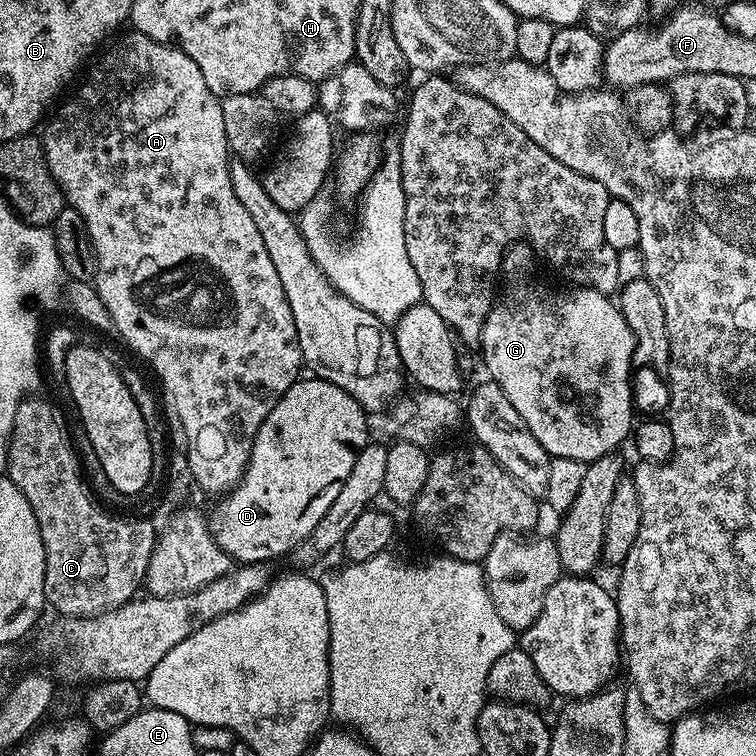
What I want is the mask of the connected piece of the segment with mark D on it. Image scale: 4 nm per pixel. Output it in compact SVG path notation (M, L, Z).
M301 378L297 380L296 383L290 386L290 390L286 390L284 397L274 406L274 410L270 410L270 414L266 414L266 422L262 422L258 434L254 437L254 446L250 450L250 458L243 478L240 479L239 484L231 492L227 493L217 503L221 504L213 510L212 516L210 512L212 536L218 542L218 546L222 546L222 550L226 550L226 554L231 556L233 561L240 564L263 564L273 562L272 560L286 555L287 552L288 555L295 553L296 549L308 539L309 534L314 530L314 526L318 526L318 522L322 522L326 510L330 510L330 506L334 506L334 498L338 498L338 493L342 491L346 478L350 478L350 470L354 470L354 462L358 458L358 454L369 442L366 409L357 400L350 398L350 394L346 394L346 390L334 386L328 380L319 378Z

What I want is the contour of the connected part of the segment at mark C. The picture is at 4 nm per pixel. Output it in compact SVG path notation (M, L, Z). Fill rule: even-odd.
M26 398L14 414L12 437L8 440L8 467L6 474L26 494L34 518L38 518L38 530L42 534L46 554L44 575L44 599L49 609L53 608L64 618L97 616L121 608L141 591L148 563L156 549L158 528L148 520L119 520L107 516L98 503L81 473L80 461L69 440L68 421L65 414L44 400Z

